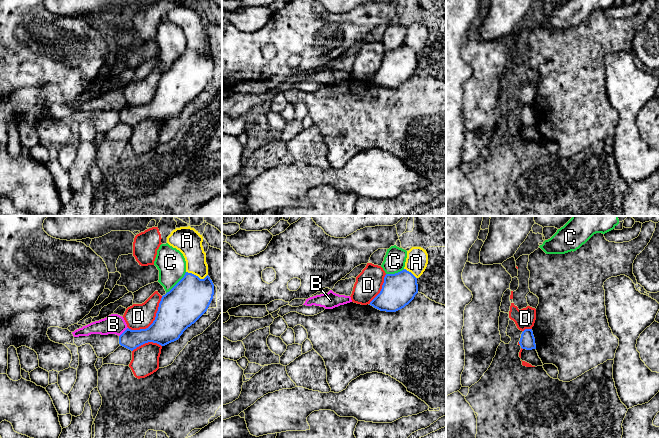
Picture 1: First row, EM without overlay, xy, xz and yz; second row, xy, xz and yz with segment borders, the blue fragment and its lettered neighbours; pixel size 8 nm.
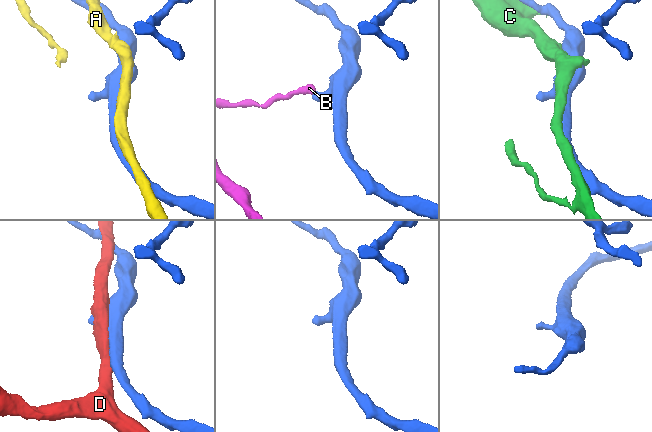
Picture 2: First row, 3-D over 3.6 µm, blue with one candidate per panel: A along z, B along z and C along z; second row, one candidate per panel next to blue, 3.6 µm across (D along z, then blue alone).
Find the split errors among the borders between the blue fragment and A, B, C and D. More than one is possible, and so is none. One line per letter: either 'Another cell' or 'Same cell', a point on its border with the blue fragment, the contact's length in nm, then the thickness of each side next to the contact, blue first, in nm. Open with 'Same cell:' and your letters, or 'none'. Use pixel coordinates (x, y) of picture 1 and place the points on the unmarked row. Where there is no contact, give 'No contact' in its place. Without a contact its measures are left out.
Same cell: none
A: Another cell. Touches blue at xy (197, 52). Shared border 180 nm. Thickness 320 nm (blue) against 180 nm
B: Another cell. Touches blue at xy (123, 108). Shared border 100 nm. Thickness 160 nm (blue) against 160 nm
C: Another cell. Touches blue at xy (177, 59). Shared border 240 nm. Thickness 320 nm (blue) against 240 nm
D: Another cell. Touches blue at xy (153, 97). Shared border 380 nm. Thickness 320 nm (blue) against 200 nm

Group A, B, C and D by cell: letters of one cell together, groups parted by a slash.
A / B / C / D

